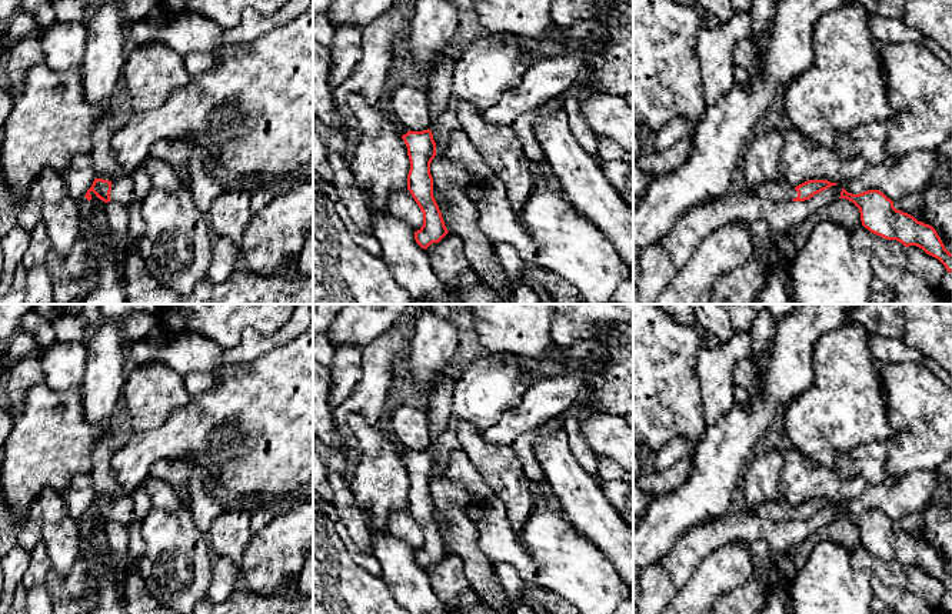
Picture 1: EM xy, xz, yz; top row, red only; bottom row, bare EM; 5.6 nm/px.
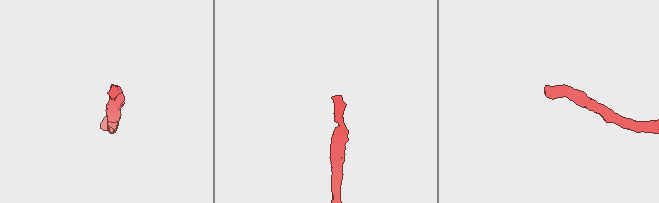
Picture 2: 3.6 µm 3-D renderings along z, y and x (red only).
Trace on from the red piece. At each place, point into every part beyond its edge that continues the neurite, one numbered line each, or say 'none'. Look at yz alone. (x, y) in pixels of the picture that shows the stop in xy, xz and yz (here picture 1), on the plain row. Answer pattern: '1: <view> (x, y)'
1: yz (781, 510)

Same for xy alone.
1: xy (122, 511)

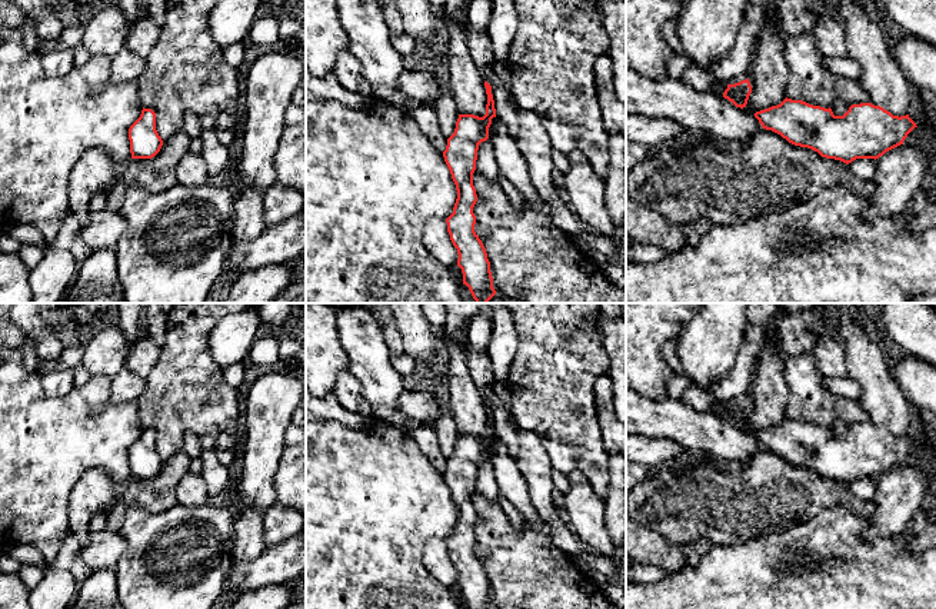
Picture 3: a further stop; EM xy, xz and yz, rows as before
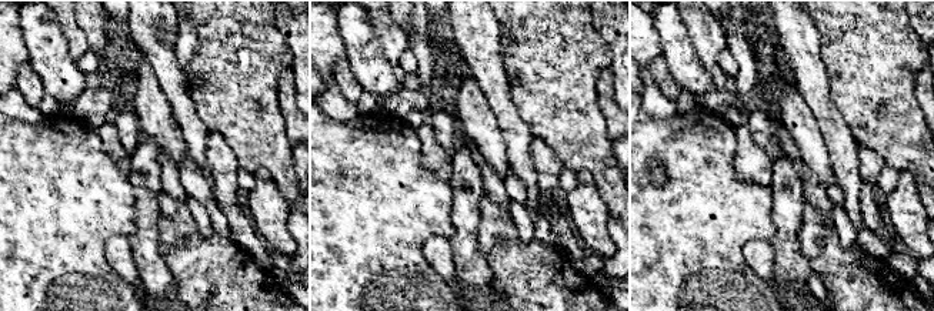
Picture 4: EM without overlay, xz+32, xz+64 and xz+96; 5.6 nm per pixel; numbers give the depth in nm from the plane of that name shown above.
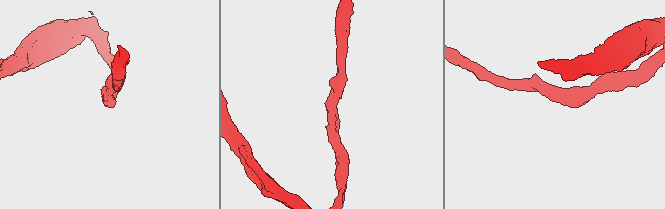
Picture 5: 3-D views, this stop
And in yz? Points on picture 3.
none

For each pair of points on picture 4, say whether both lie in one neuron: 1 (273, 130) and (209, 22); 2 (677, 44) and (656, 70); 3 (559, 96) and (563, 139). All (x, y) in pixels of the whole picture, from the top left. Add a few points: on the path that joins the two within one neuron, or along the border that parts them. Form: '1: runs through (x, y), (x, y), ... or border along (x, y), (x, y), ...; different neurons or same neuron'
1: runs through (246, 103), (234, 92), (234, 49); same neuron
2: border along (661, 56), (669, 73), (683, 89); different neurons
3: runs through (560, 106), (563, 110), (563, 129); same neuron

